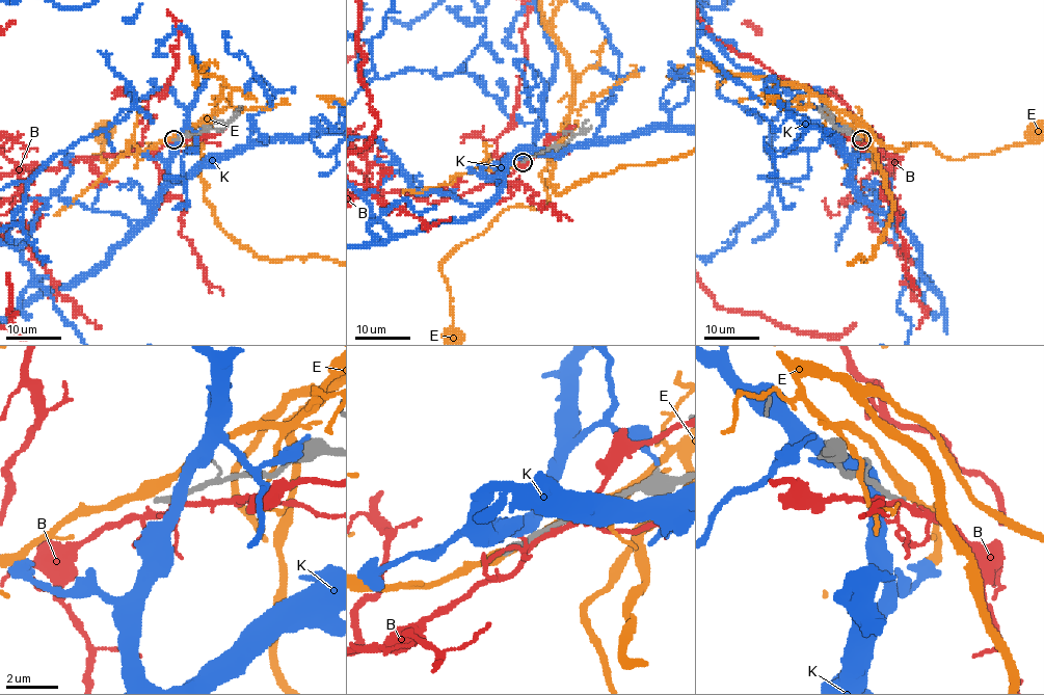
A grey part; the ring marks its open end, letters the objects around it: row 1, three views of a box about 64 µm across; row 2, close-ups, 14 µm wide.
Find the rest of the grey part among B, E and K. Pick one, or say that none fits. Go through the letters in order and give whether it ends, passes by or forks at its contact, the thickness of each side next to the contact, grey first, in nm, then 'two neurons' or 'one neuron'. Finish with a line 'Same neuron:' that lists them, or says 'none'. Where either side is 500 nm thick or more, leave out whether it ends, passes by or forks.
B: it forks; calibres 300 and 170 nm; two neurons
E: it passes by; calibres 240 and 400 nm; two neurons
K: it passes by; calibres 200 and 480 nm; two neurons
Same neuron: none

